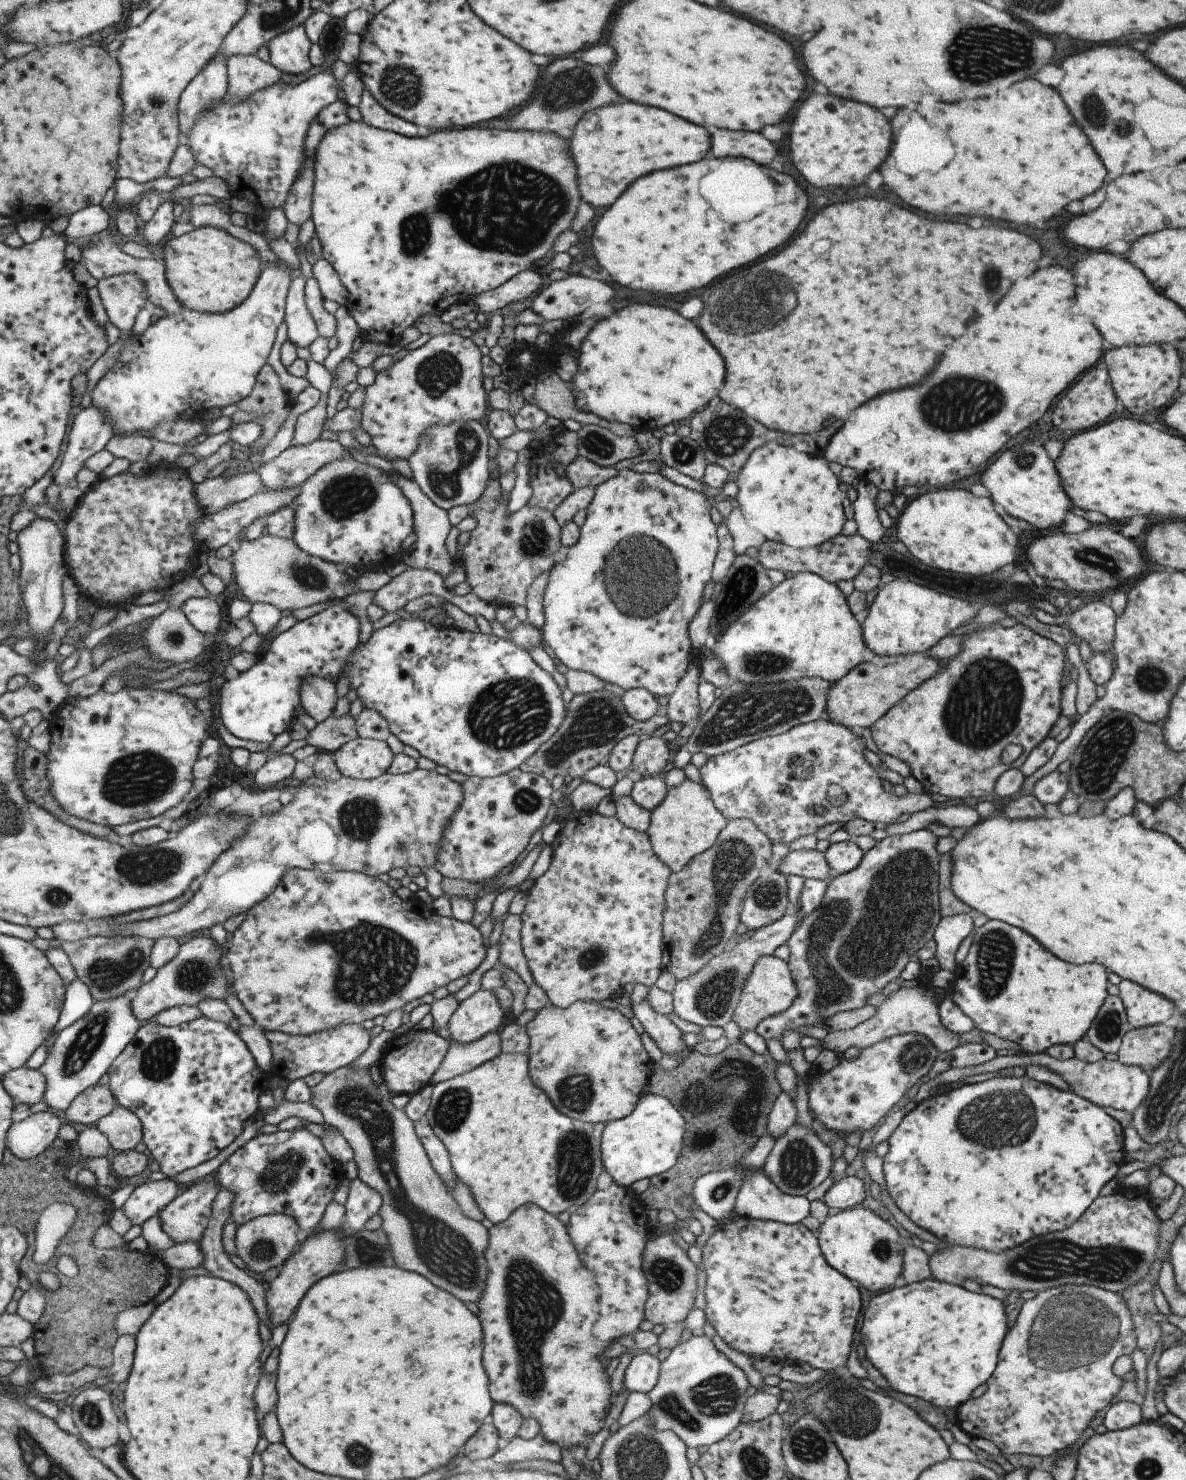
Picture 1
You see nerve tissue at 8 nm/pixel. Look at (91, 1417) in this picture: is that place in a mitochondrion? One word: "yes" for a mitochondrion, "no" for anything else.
yes

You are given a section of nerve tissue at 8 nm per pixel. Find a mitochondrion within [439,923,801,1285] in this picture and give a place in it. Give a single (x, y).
(574, 1168)

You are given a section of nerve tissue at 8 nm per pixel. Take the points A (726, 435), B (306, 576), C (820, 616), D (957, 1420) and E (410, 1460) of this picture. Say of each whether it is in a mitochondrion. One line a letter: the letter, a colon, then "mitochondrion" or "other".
A: mitochondrion
B: mitochondrion
C: other
D: other
E: other

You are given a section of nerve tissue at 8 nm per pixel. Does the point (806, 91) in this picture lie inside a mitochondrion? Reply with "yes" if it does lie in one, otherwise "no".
no

